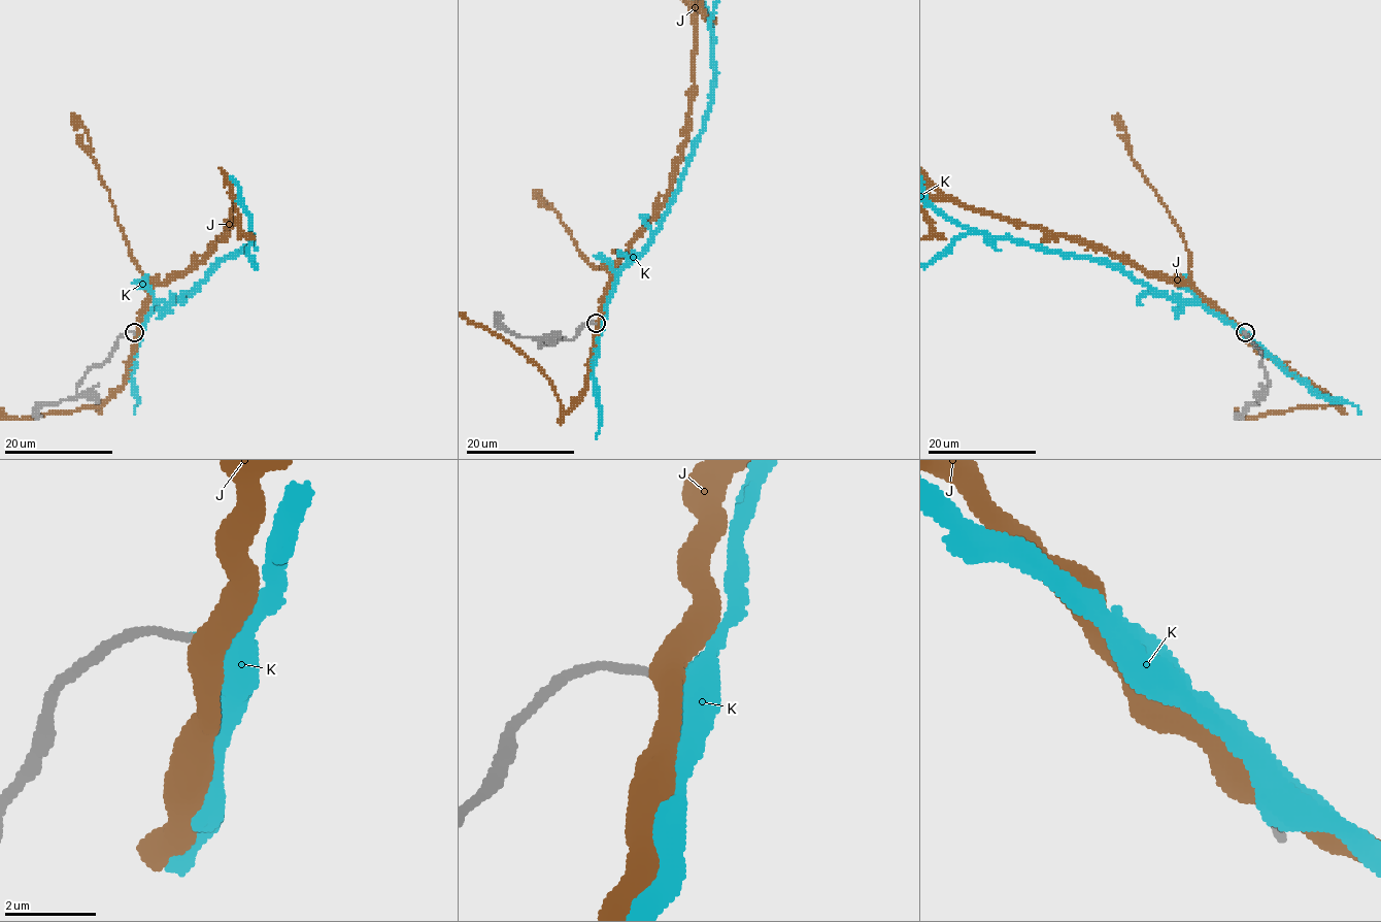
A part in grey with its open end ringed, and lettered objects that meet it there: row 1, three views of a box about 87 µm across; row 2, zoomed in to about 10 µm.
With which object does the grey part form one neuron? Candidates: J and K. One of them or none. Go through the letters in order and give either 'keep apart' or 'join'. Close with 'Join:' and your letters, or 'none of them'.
J: keep apart
K: join
Join: K

